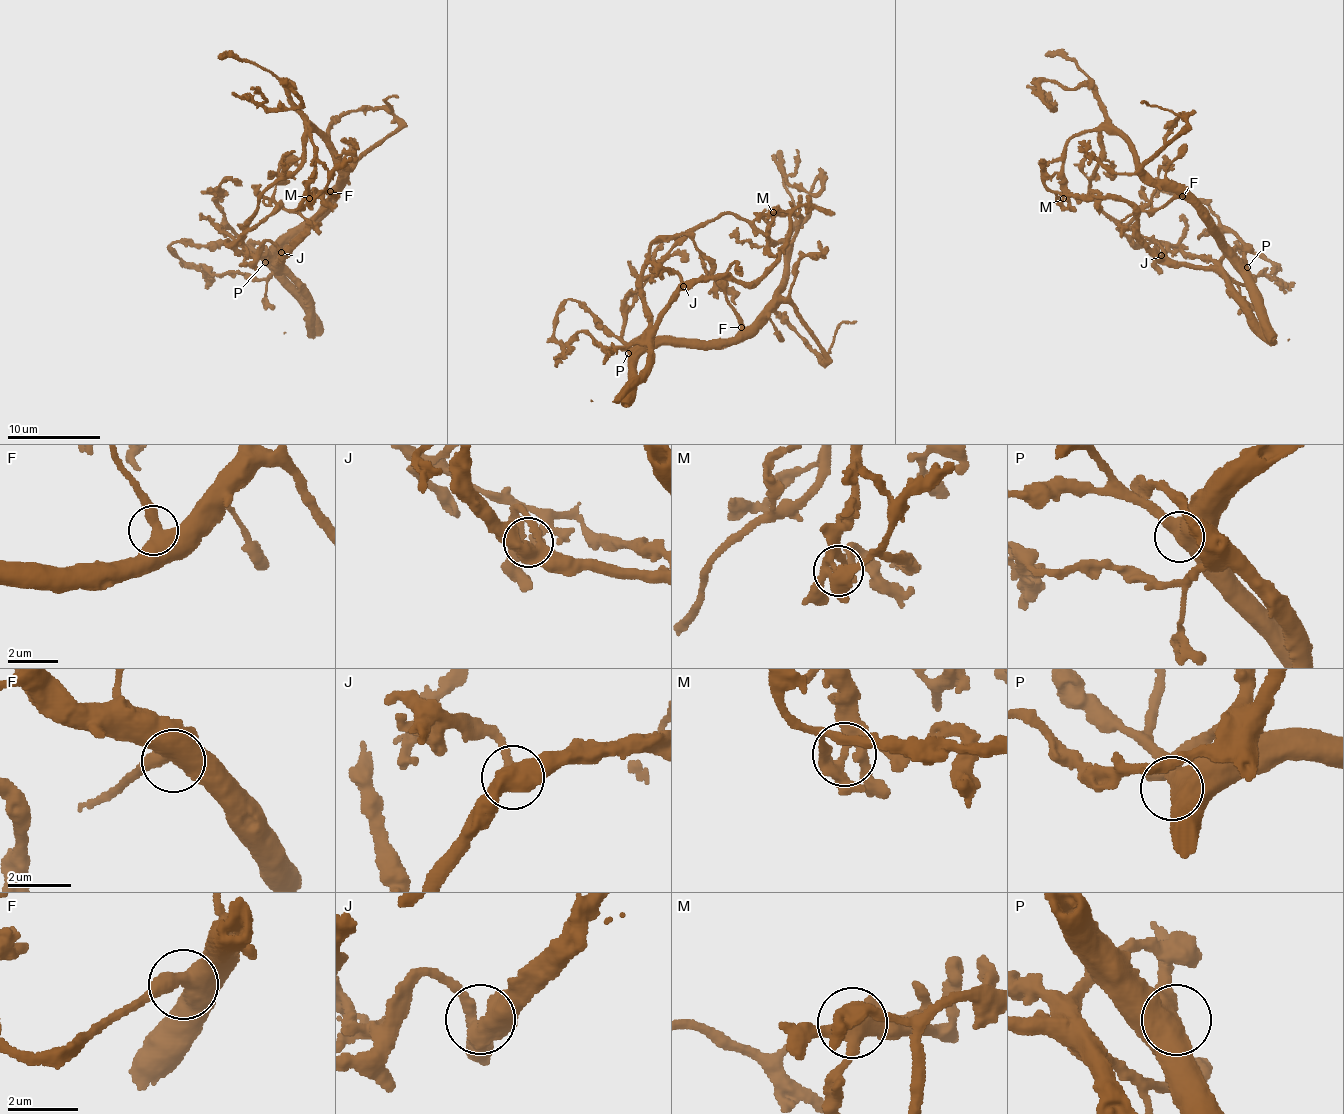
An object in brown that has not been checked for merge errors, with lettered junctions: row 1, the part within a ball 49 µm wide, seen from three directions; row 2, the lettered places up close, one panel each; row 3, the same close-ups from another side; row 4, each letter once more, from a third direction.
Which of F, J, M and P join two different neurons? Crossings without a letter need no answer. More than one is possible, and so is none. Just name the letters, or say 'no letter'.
M

